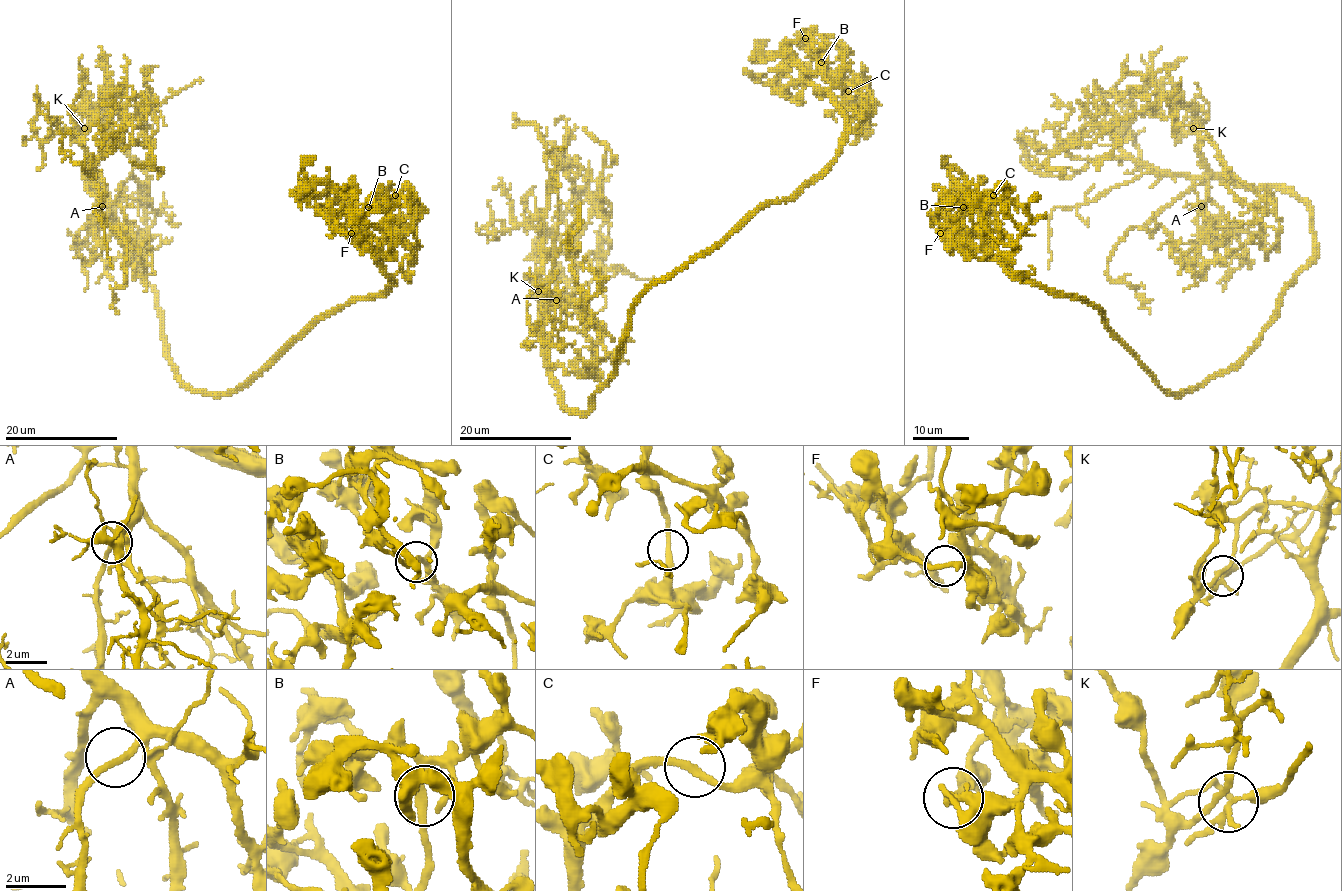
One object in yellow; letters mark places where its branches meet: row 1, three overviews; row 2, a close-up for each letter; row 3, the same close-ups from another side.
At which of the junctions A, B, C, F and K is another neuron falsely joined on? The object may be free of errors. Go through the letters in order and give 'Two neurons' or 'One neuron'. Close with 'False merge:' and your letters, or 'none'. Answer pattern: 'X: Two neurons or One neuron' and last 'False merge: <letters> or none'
A: One neuron
B: One neuron
C: One neuron
F: One neuron
K: Two neurons
False merge: K

